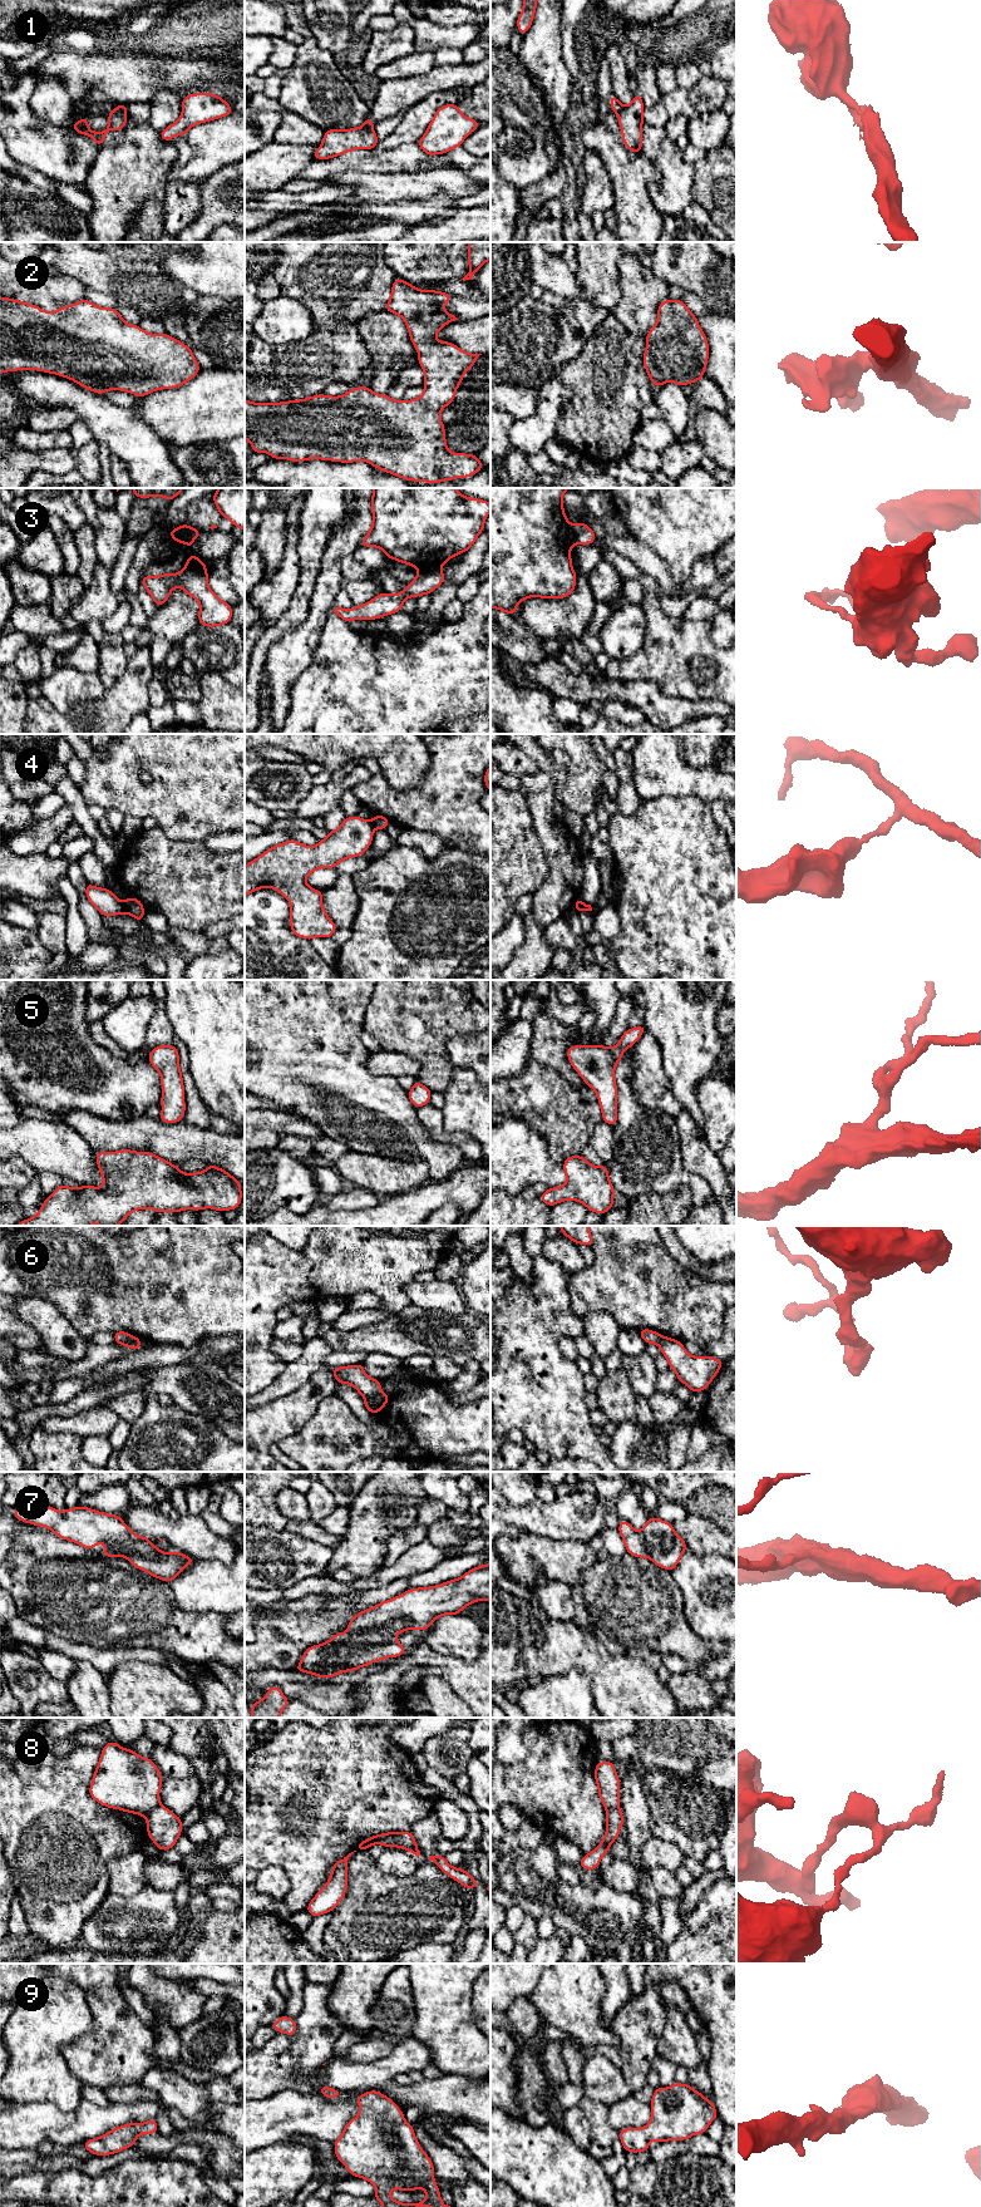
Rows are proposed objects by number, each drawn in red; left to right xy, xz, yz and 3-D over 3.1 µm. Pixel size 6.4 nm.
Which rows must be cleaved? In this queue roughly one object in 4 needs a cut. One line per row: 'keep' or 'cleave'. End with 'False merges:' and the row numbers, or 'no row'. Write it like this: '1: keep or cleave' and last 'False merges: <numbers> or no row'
1: cleave
2: keep
3: cleave
4: cleave
5: keep
6: cleave
7: keep
8: cleave
9: keep
False merges: 1, 3, 4, 6, 8

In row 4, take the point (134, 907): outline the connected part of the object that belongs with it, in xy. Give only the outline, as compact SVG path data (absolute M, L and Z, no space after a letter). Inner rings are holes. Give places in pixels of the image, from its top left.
M127 897L124 905L125 905L127 913L129 913L137 921L143 922L144 906L138 898Z

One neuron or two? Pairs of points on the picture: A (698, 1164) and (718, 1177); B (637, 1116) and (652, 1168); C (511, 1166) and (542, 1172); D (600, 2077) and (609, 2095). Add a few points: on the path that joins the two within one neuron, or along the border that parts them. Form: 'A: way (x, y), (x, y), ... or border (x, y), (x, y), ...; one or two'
A: way (703, 1164), (713, 1172); one
B: way (637, 1128), (646, 1142), (646, 1151), (650, 1156); one
C: way (518, 1166), (535, 1166); one
D: way (602, 2082), (609, 2090); one

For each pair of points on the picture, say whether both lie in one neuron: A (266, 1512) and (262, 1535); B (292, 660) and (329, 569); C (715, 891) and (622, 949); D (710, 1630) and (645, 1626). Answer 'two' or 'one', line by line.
A: two
B: one
C: one
D: two

